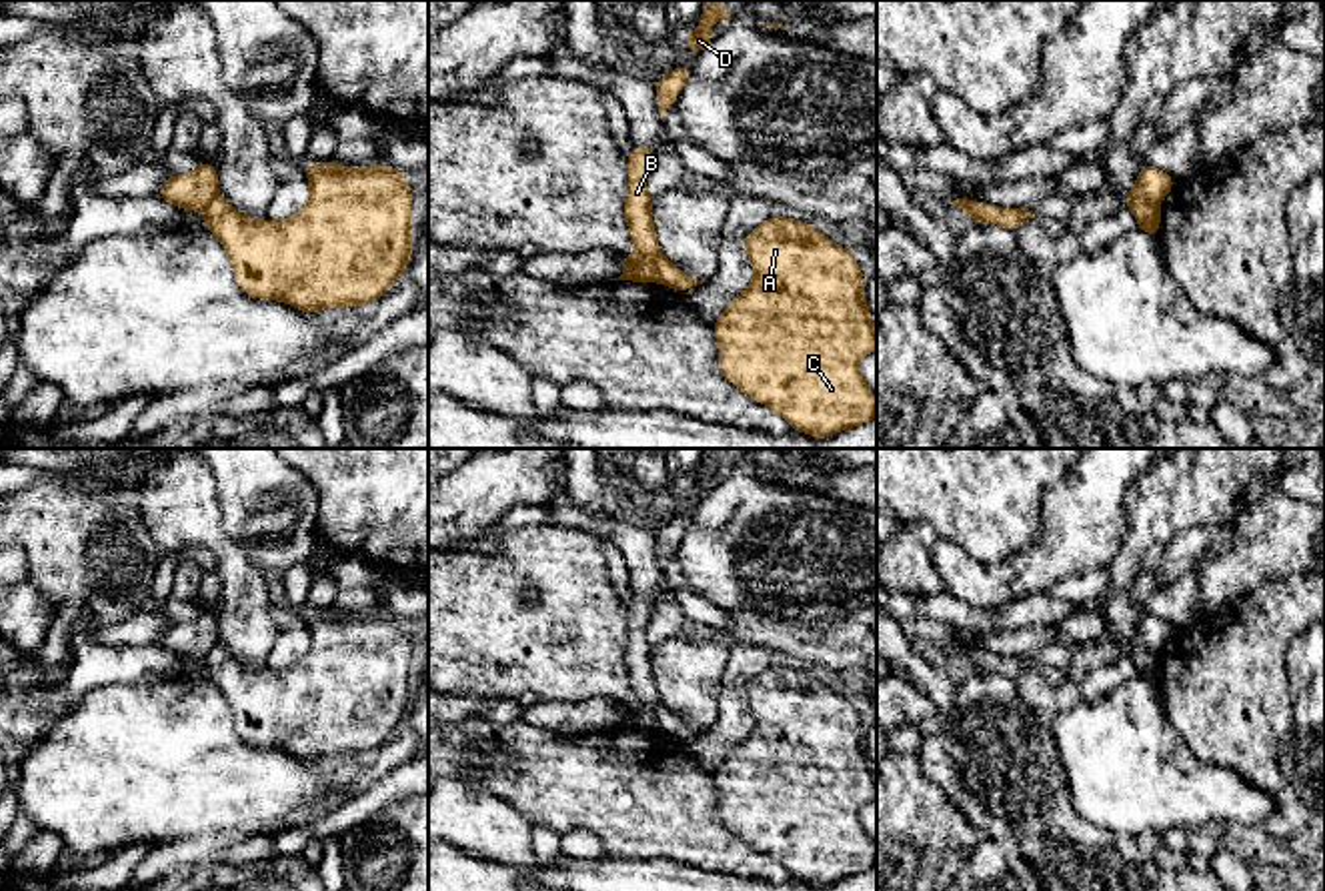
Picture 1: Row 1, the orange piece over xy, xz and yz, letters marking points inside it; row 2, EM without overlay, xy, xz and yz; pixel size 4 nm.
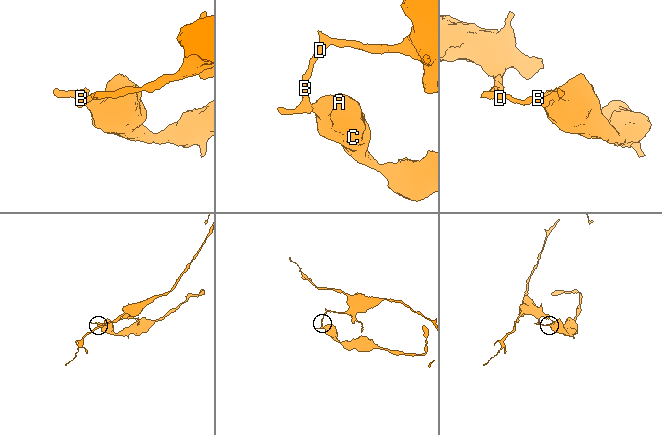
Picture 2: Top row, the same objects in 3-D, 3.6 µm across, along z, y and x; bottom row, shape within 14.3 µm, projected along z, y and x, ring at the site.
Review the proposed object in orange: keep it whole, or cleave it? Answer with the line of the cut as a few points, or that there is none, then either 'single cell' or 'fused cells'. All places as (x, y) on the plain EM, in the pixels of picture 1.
cut in yz along (1155, 653), (1135, 649), (1129, 655); fused cells

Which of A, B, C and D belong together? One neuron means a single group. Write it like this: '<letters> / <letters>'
A C / B D

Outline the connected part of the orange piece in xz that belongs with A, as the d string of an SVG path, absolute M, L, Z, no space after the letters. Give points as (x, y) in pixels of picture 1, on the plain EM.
M783 665L757 675L743 697L755 725L713 773L721 823L815 887L875 867L859 811L877 783L849 697Z

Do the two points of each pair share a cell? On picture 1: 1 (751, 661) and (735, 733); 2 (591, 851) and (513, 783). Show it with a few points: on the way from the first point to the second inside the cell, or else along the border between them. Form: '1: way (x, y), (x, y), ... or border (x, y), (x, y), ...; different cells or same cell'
1: way (737, 679), (735, 715); same cell
2: border (561, 835), (573, 829), (587, 829), (607, 853); different cells

